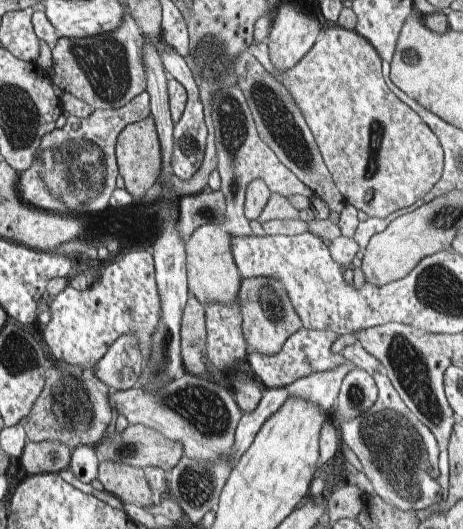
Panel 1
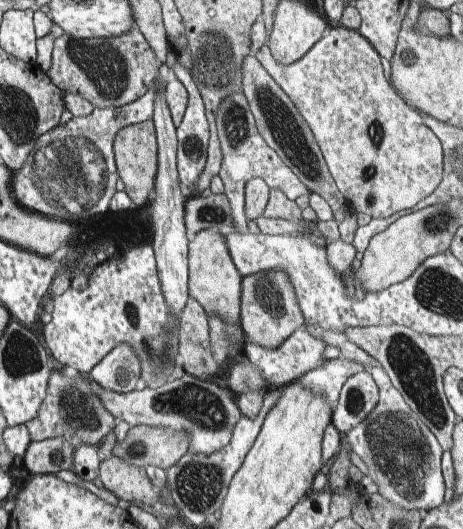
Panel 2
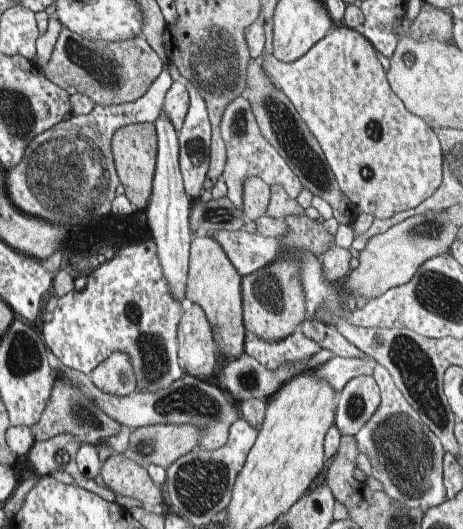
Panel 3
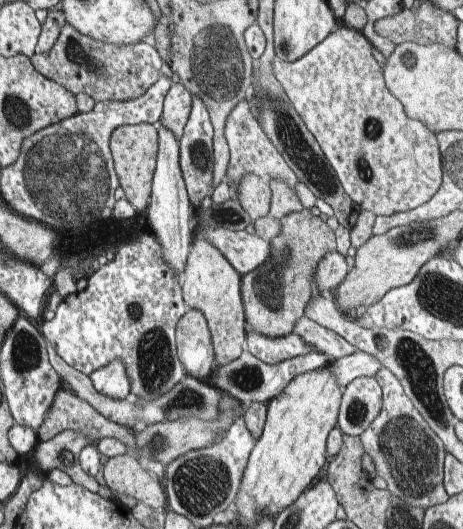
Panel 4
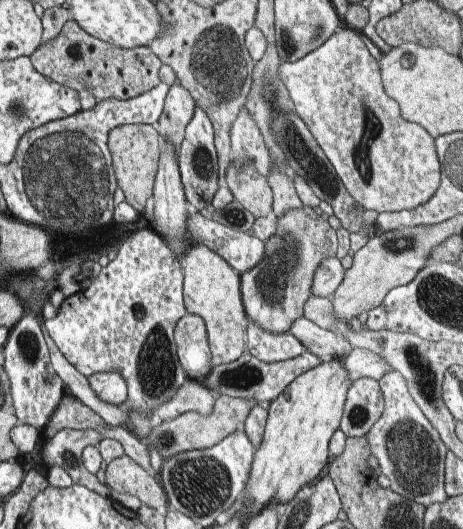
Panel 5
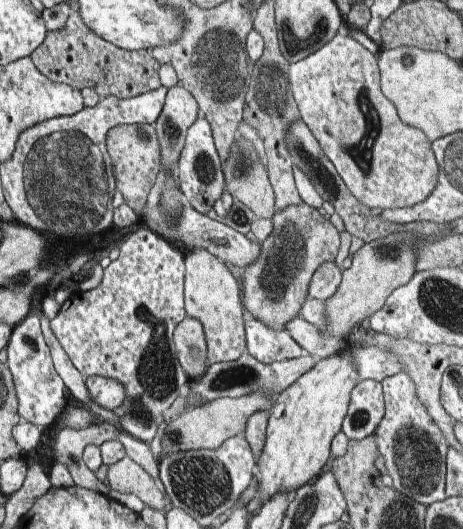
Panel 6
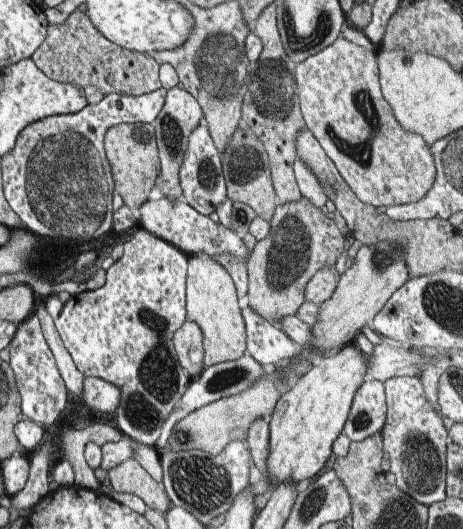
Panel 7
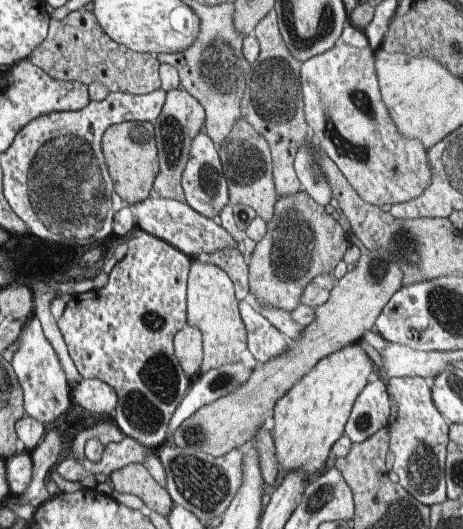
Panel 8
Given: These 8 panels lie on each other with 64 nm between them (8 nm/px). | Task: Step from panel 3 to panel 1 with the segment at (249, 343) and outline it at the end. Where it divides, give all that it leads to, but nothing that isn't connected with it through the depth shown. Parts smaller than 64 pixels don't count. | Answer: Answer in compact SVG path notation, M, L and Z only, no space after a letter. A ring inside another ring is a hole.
M300 328L281 346L281 350L273 355L263 355L248 348L246 362L254 376L258 376L269 389L282 388L292 384L310 373L327 371L346 362L345 358L332 349L338 335L332 331L311 331Z

